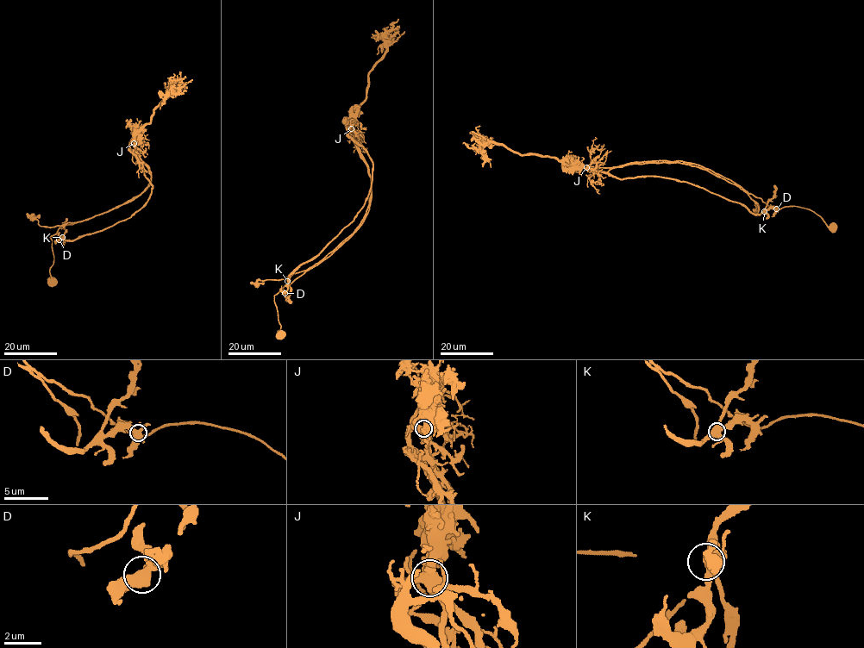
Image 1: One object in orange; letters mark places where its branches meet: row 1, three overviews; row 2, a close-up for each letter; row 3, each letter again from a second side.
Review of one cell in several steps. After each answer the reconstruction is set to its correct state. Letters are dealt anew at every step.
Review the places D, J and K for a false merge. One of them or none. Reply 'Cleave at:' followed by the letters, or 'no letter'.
Cleave at: J

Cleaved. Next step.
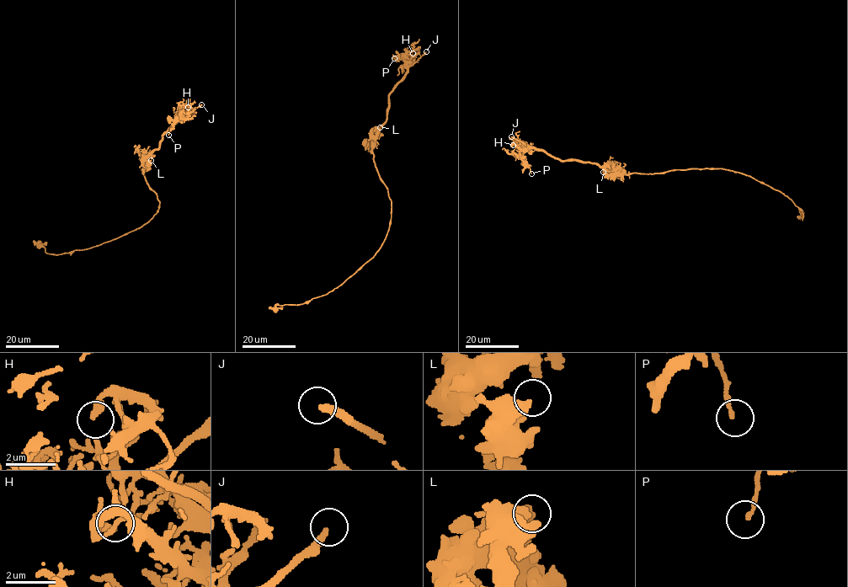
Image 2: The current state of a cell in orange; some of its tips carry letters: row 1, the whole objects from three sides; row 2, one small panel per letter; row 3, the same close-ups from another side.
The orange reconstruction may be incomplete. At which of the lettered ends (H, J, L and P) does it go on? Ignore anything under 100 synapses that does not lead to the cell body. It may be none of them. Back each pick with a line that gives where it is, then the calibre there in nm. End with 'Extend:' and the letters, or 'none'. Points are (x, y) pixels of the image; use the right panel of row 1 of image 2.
J: place (511, 136); calibre 280 nm
Extend: J

